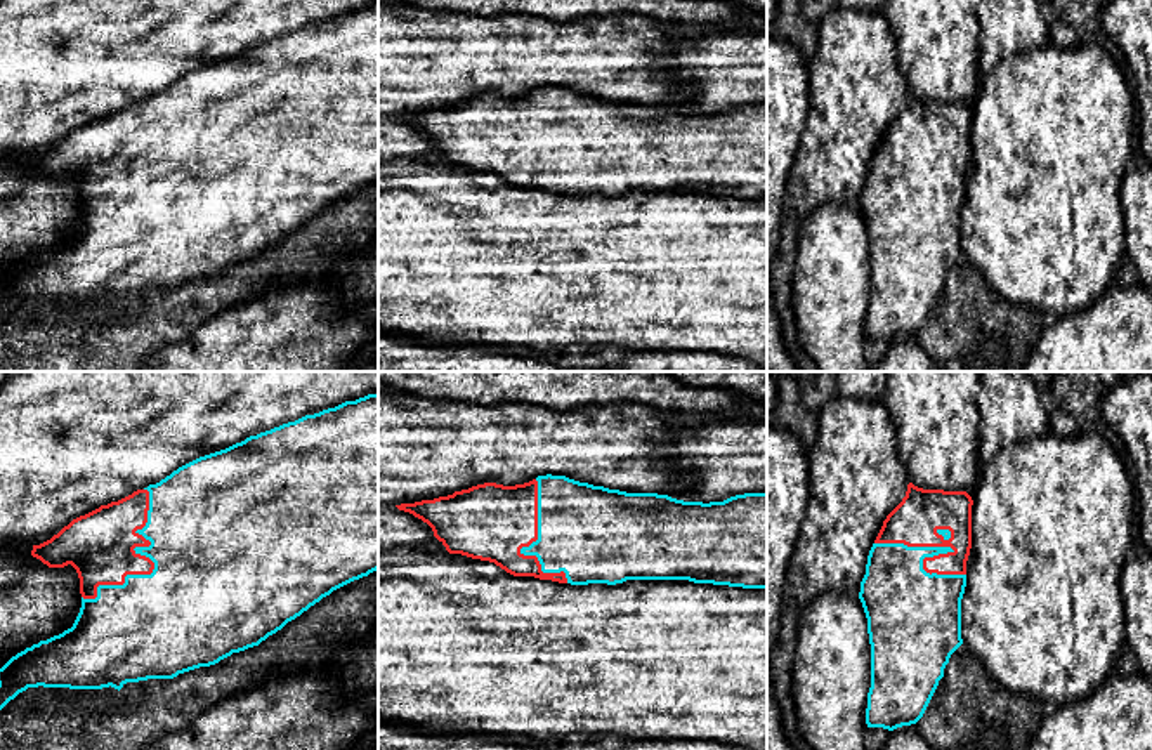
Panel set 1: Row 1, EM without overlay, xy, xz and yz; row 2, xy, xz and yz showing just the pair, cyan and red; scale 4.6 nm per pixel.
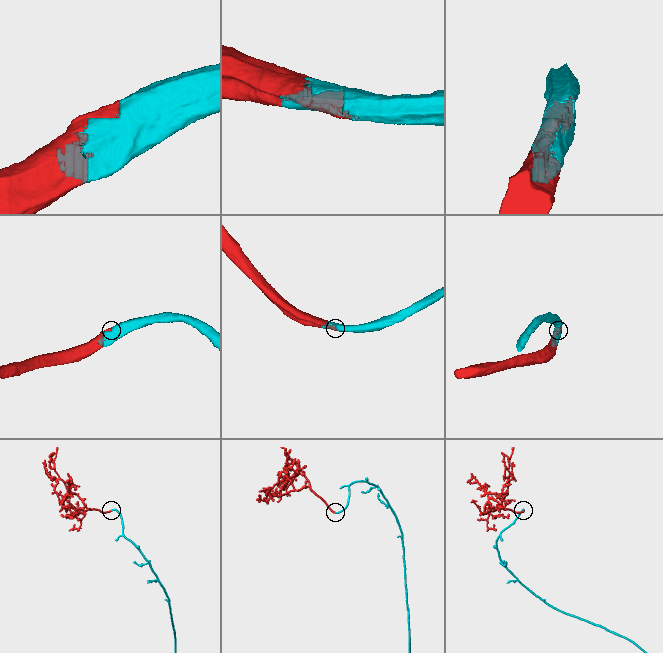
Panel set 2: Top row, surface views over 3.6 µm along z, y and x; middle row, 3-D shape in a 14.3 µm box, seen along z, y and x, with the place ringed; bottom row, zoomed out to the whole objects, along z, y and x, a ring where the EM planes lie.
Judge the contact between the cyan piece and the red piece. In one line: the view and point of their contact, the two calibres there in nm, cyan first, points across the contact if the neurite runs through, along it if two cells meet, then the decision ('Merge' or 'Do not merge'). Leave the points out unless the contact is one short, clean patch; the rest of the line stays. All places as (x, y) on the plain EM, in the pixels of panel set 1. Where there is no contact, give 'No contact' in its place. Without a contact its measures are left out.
Touches cyan at xy (151, 171). Thickness 500 nm (cyan) against 320 nm. Merge

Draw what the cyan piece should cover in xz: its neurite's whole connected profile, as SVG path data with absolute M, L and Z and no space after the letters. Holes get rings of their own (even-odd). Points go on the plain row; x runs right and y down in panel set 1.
M547 85L524 95L484 94L396 118L427 134L449 165L494 174L514 188L571 196L689 191L767 200L767 104L703 115Z

